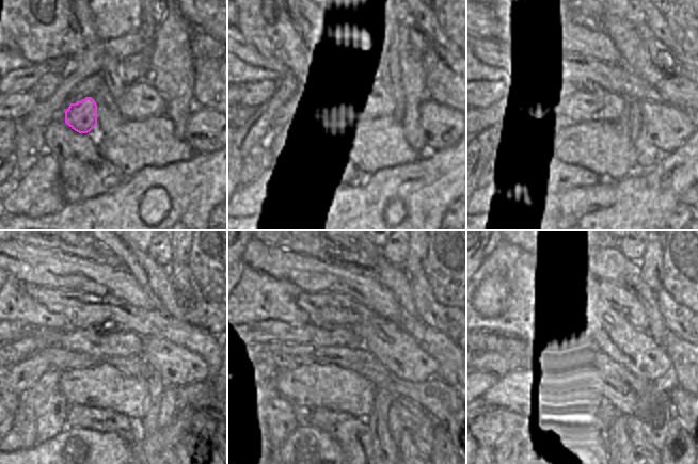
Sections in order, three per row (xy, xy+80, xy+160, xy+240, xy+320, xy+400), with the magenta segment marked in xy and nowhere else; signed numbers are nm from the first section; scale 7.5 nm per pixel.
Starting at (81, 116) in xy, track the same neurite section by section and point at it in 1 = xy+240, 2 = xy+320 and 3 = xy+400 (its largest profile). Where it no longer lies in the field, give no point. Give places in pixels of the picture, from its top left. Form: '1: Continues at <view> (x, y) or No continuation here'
1: Continues at xy+240 (44, 400)
2: Continues at xy+320 (278, 417)
3: Continues at xy+400 (513, 447).

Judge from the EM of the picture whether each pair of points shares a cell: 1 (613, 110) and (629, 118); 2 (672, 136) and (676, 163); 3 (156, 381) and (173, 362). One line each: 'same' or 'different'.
1: different
2: different
3: different

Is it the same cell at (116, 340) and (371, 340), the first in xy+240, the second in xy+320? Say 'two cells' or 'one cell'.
two cells

